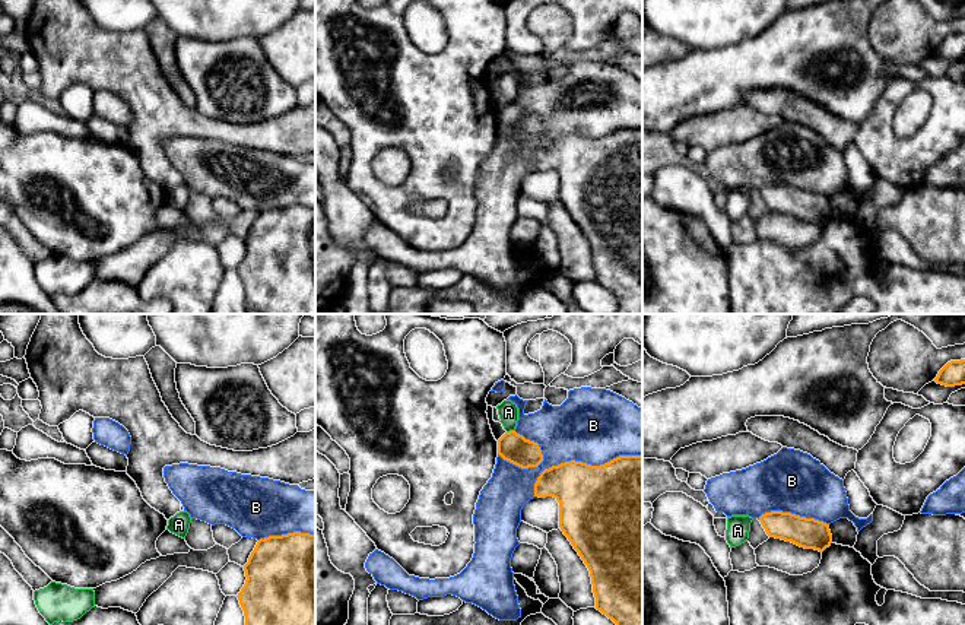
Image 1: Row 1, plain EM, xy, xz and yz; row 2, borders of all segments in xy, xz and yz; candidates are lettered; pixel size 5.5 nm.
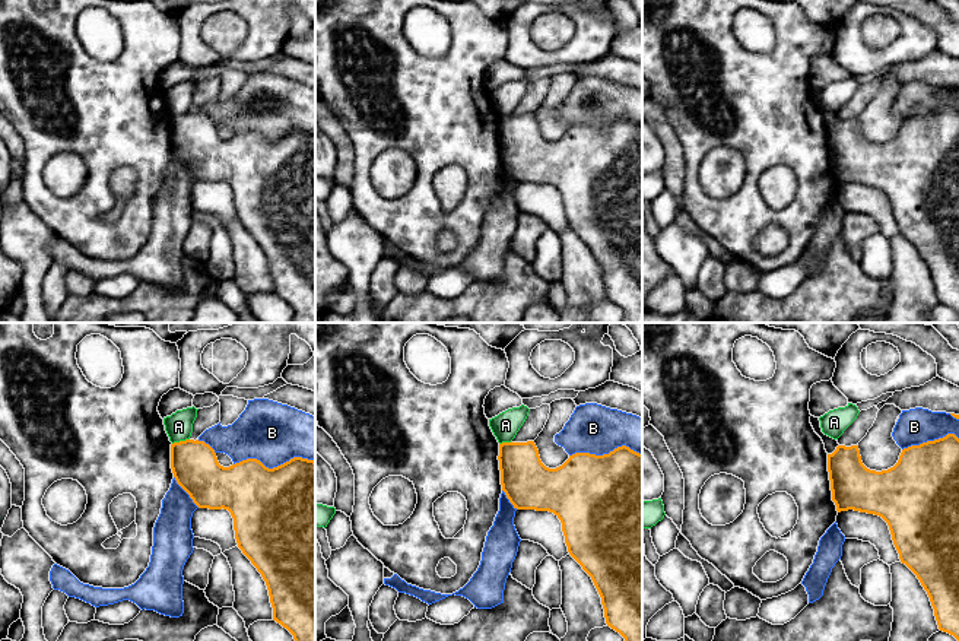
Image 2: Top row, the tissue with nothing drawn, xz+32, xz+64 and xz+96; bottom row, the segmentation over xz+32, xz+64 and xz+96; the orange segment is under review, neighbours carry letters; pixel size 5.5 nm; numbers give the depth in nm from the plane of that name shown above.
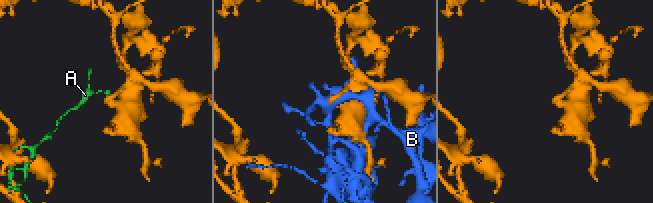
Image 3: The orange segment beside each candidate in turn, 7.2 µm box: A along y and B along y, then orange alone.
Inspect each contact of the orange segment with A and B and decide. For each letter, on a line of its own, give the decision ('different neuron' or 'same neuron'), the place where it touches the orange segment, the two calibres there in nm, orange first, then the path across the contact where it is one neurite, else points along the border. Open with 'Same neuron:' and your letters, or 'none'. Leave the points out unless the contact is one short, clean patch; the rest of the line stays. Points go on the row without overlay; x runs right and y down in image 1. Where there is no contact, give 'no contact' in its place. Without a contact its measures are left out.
Same neuron: none
A: different neuron; meets orange in xz at (510, 104); 160 nm thick on the orange side, 110 nm on the other; border along xz (513, 102), (507, 105)
B: different neuron; meets orange in xz at (580, 135); 420 nm thick on the orange side, 420 nm on the other

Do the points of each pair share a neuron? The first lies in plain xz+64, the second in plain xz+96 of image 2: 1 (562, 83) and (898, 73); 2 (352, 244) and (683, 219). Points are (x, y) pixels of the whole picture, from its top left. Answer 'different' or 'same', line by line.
1: different
2: different

